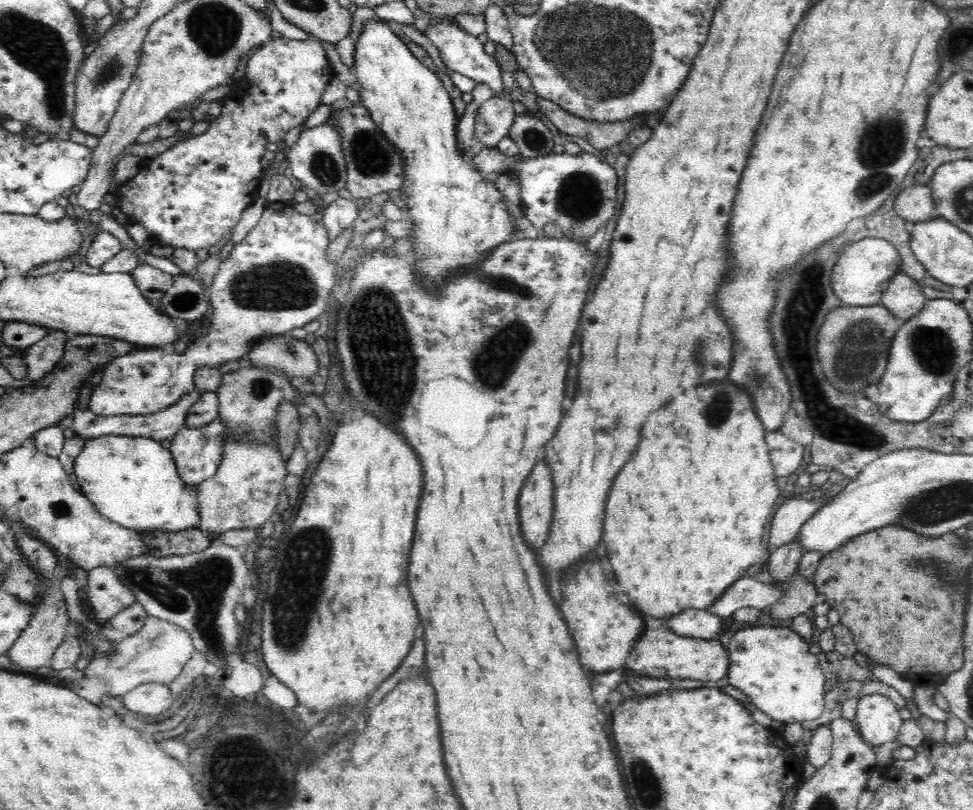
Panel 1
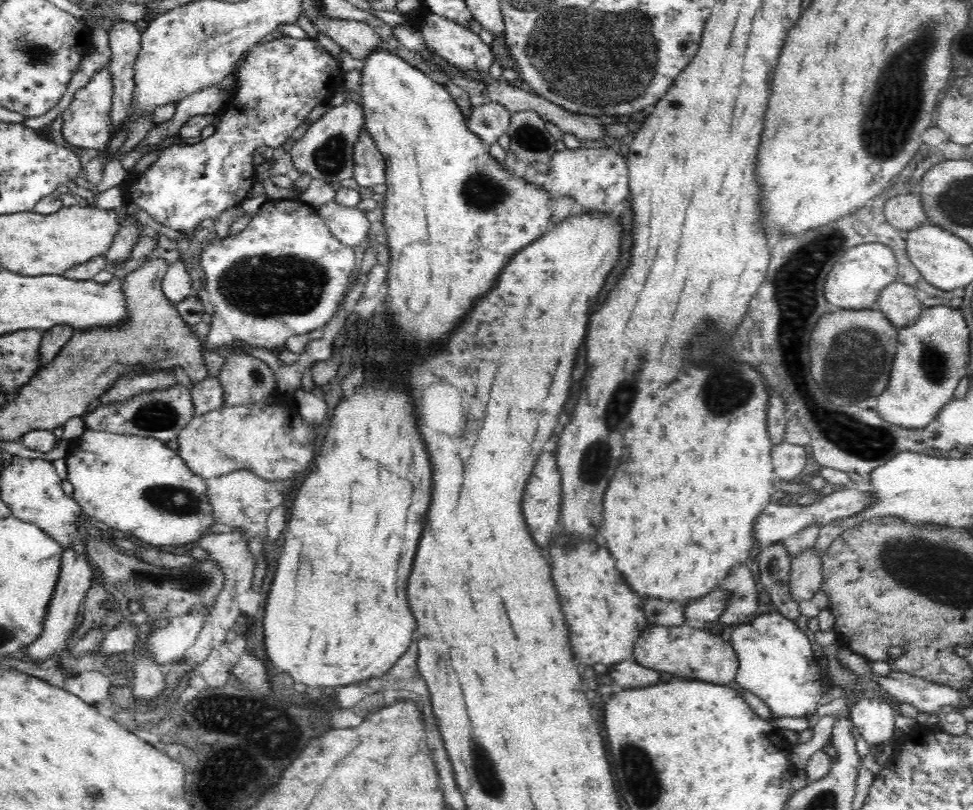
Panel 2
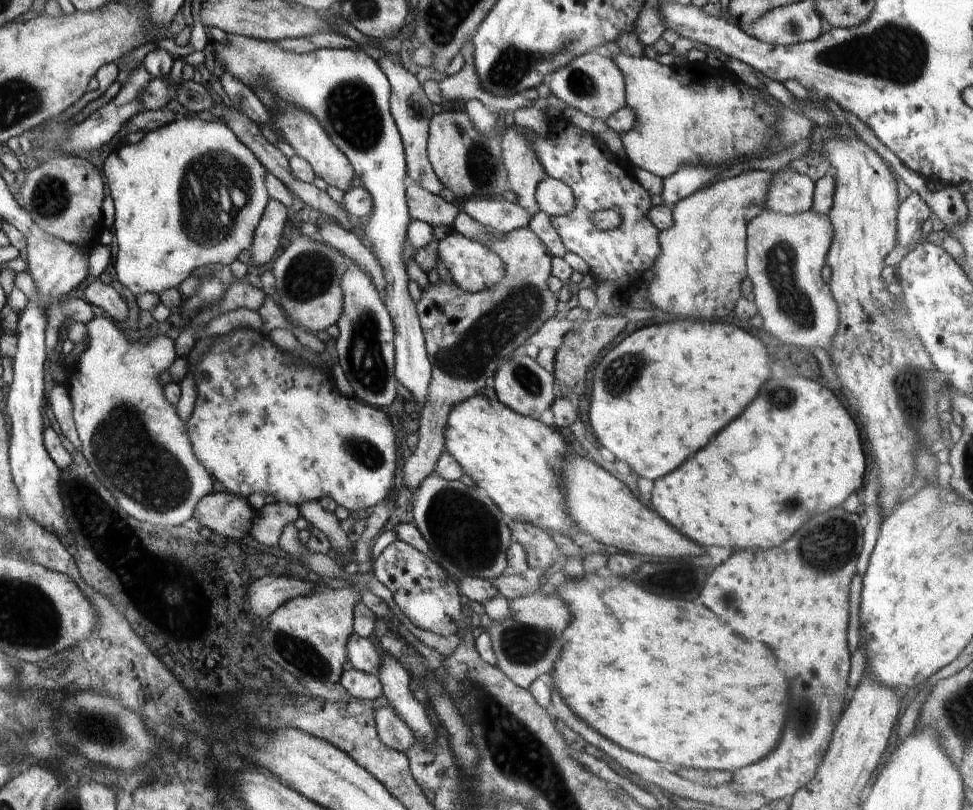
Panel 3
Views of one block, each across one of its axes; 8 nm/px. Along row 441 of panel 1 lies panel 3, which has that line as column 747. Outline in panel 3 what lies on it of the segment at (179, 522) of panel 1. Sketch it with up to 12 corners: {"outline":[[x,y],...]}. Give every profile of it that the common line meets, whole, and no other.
{"outline":[[622,52],[636,169],[770,156],[779,111],[730,70]]}

